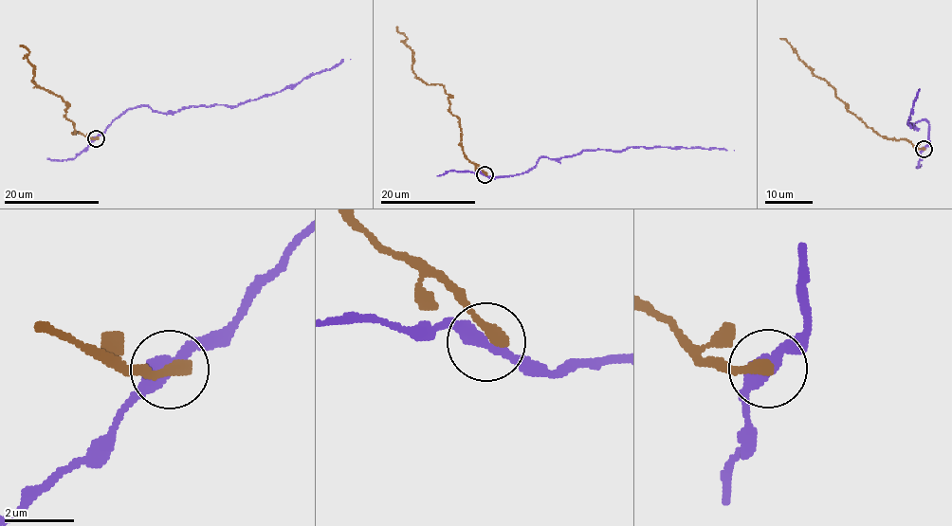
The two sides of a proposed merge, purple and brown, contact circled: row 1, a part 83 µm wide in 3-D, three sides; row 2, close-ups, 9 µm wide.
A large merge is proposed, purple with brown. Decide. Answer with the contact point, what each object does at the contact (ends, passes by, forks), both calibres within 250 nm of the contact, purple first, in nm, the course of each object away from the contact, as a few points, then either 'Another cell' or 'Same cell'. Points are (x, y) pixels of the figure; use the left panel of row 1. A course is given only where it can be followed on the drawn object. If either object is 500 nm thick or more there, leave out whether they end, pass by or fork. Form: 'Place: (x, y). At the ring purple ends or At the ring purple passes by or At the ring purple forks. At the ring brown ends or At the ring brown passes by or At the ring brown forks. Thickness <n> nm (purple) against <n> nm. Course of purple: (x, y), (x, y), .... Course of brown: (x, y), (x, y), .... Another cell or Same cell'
Place: (96, 138). At the ring purple passes by. At the ring brown ends. Thickness 420 nm (purple) against 380 nm. Course of purple: (96, 137), (129, 109), (142, 106), (173, 113), (197, 106), (238, 106), (294, 88), (304, 79), (350, 59). Course of brown: (96, 137), (74, 133), (66, 103), (32, 81), (28, 51), (20, 45). Another cell

